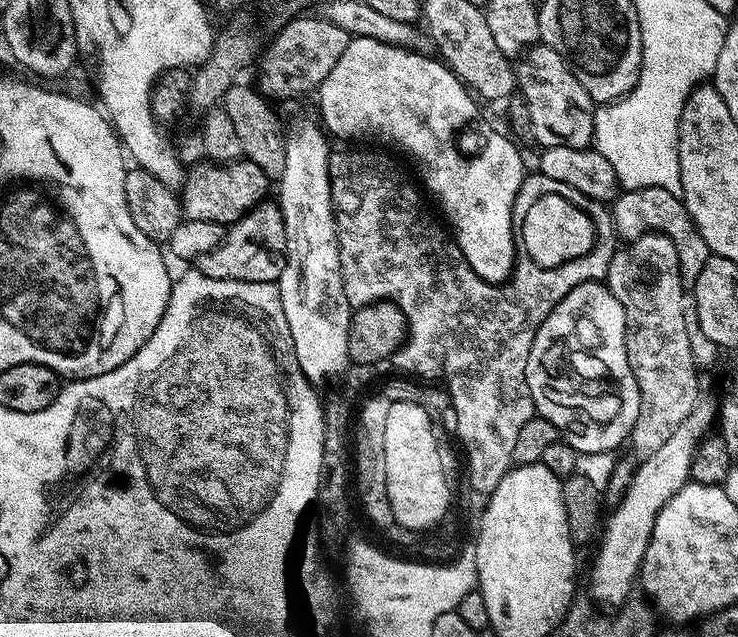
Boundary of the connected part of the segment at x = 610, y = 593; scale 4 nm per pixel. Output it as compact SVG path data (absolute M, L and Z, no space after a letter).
M705 402L697 403L696 407L692 409L692 413L690 413L690 415L688 415L686 418L682 418L682 426L678 426L678 430L674 430L674 434L670 434L670 438L667 440L667 442L665 442L665 444L662 446L658 446L658 450L654 450L654 454L650 454L649 456L643 457L641 464L644 465L642 465L641 468L637 470L637 472L634 472L631 475L627 490L624 491L623 496L619 497L617 504L620 505L617 506L616 513L614 513L613 516L609 518L609 520L607 517L606 523L603 525L602 535L599 537L598 540L598 545L600 544L600 549L597 550L596 561L594 561L592 564L592 596L594 599L597 600L598 603L605 604L605 606L608 608L618 607L619 604L622 603L623 600L631 594L632 584L634 588L634 581L637 579L638 573L640 571L640 562L646 552L646 546L648 545L650 534L652 533L652 530L654 528L656 516L662 510L662 506L666 506L666 502L670 502L670 498L674 498L674 494L678 494L678 490L682 490L684 488L684 485L689 483L692 474L692 459L694 458L694 454L696 453L696 448L698 445L700 445L701 440L703 440L705 436L709 435L711 428L708 427L710 427L711 424L713 427L714 424L713 405L711 408L710 405L704 403Z

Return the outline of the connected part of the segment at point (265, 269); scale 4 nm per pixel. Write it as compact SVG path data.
M268 203L255 204L242 219L229 225L221 244L194 260L195 269L223 280L277 283L284 265L285 222L279 203Z

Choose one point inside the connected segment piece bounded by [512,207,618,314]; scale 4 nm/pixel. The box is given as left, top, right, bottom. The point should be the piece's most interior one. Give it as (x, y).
(557, 282)

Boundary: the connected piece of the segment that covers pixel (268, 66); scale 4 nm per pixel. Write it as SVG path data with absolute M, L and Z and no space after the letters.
M301 14L289 20L279 32L271 37L272 45L268 49L265 47L259 57L260 84L258 83L258 88L265 97L271 98L273 101L275 101L274 99L296 100L299 96L306 95L307 92L315 93L319 89L320 83L326 78L326 74L330 74L330 70L334 70L334 62L338 62L338 58L342 58L342 54L346 54L346 46L350 39L346 30L334 26L333 22L321 19L319 15L307 15Z

